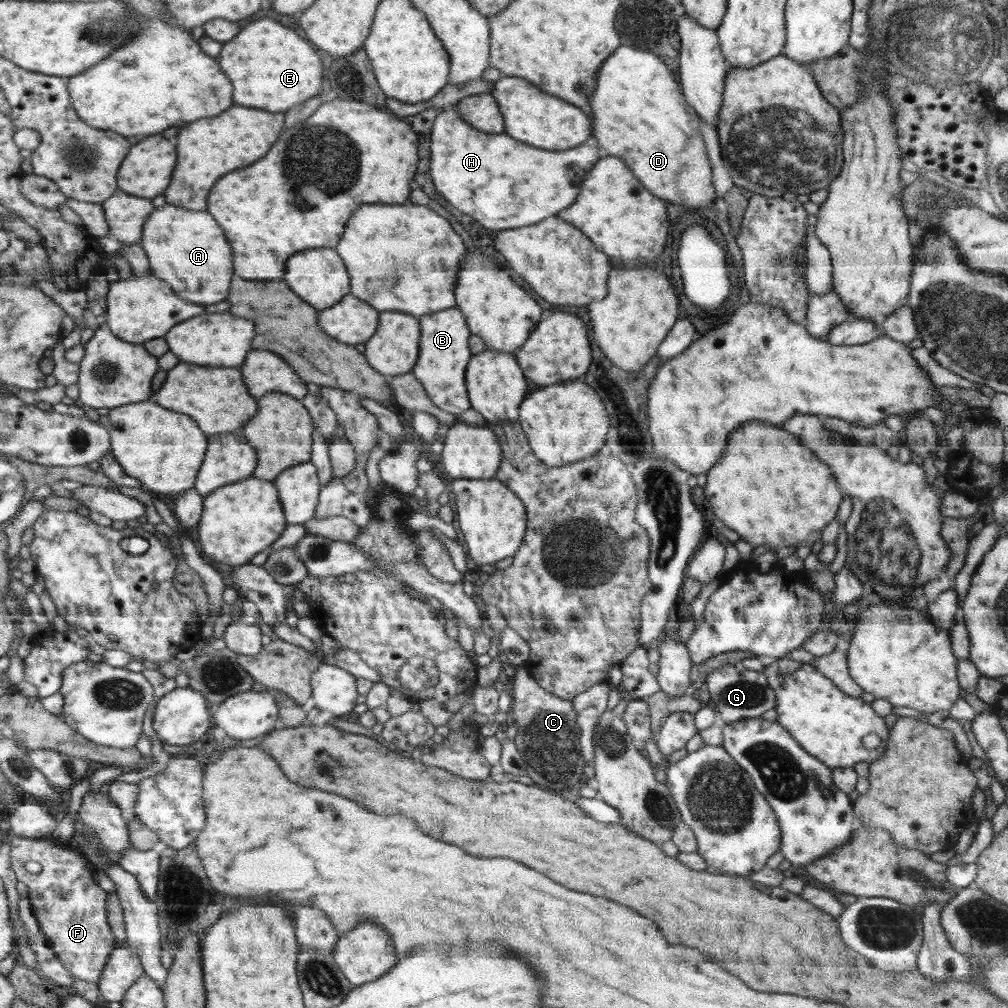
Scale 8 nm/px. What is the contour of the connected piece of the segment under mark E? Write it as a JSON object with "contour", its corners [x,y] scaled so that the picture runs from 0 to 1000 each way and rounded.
{"contour":[[[270,18],[248,22],[222,46],[220,69],[234,83],[236,103],[264,107],[266,111],[284,111],[286,107],[312,97],[319,77],[319,63],[308,42]]]}

